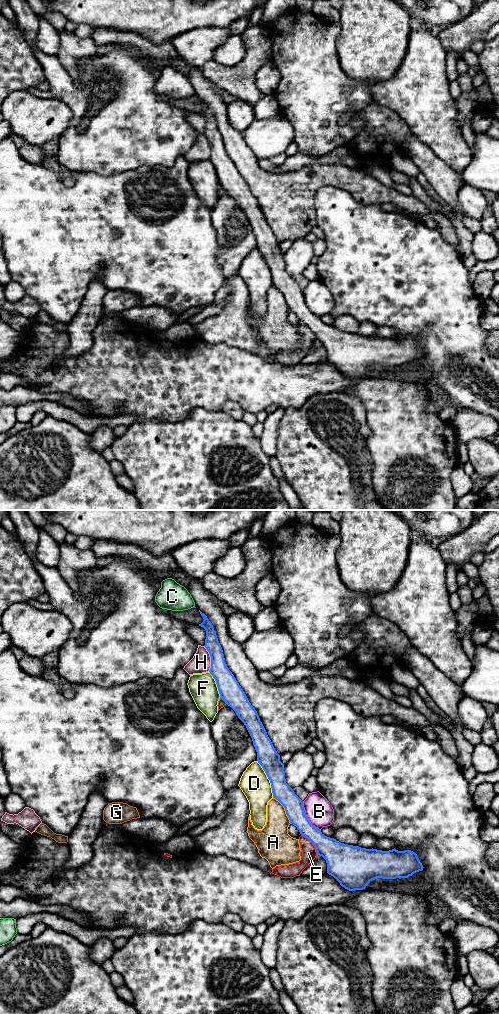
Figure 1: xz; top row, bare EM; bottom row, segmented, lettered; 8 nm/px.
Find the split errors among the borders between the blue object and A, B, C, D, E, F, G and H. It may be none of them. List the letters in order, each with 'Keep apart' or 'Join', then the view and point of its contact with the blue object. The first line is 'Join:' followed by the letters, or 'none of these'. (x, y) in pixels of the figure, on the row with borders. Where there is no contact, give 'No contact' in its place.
Join: none of these
A: Keep apart. Touches blue at xz (285, 810)
B: Keep apart. Touches blue at xz (306, 817)
C: Keep apart. No contact
D: Keep apart. Touches blue at xz (268, 778)
E: Keep apart. Touches blue at xz (312, 842)
F: Keep apart. Touches blue at xz (216, 683)
G: Keep apart. Touches blue at xz (223, 699)
H: Keep apart. Touches blue at xz (211, 658)

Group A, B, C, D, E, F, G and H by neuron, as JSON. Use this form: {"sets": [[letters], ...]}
{"sets": [["A"], ["B"], ["C"], ["D"], ["E"], ["F"], ["G"], ["H"]]}

